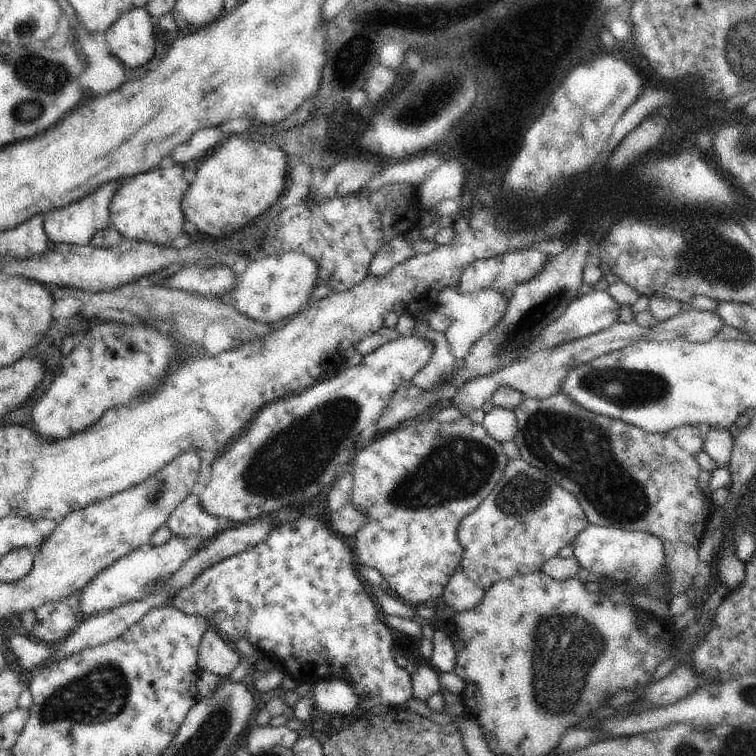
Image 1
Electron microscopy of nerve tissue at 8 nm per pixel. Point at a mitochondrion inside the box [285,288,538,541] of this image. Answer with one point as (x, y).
(458, 468)

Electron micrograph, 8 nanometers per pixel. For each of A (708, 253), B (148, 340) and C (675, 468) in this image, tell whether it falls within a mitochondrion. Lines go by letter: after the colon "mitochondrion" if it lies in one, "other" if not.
A: mitochondrion
B: mitochondrion
C: other

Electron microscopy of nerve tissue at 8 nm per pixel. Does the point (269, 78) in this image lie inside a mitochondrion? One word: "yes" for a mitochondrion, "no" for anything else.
yes

